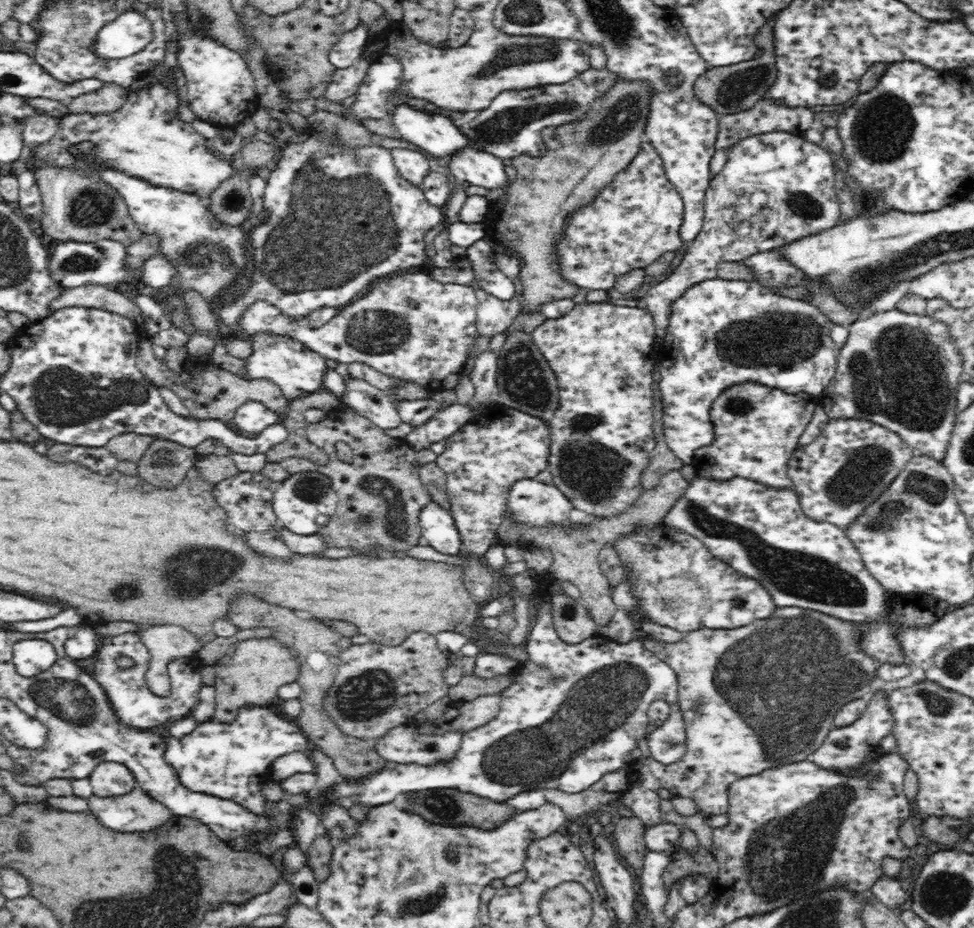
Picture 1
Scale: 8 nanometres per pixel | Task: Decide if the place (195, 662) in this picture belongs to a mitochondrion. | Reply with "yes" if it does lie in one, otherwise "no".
no

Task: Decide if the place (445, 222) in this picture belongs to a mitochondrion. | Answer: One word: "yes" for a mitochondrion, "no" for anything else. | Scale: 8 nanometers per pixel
no

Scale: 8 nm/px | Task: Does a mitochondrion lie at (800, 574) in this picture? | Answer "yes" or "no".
yes

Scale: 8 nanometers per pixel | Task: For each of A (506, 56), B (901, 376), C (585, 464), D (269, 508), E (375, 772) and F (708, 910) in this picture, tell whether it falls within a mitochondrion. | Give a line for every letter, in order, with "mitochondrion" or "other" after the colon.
A: mitochondrion
B: mitochondrion
C: mitochondrion
D: other
E: other
F: other

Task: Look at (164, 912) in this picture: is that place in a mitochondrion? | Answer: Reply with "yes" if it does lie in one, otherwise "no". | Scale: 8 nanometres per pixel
yes

